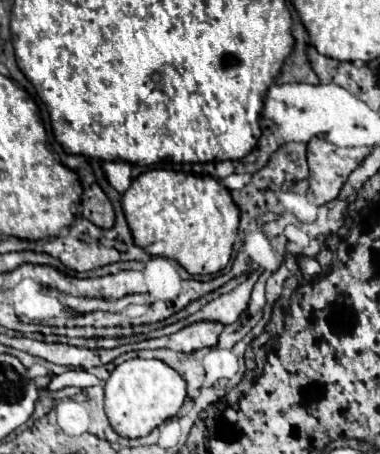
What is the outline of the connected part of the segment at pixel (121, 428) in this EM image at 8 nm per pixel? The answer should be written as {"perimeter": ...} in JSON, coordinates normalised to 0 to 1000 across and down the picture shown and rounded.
{"perimeter":[[[350,789],[313,802],[276,841],[276,912],[292,943],[329,965],[387,960],[408,938],[461,916],[492,872],[487,837],[424,793]]]}

